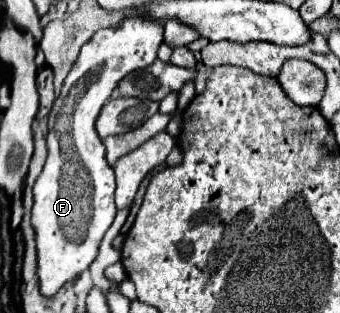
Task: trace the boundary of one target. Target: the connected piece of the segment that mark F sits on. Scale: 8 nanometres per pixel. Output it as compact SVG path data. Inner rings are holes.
M128 16L118 26L98 30L96 36L82 46L54 102L48 116L48 158L34 184L32 210L38 276L44 296L56 294L64 282L74 280L94 262L98 246L114 222L116 180L114 170L106 162L104 144L96 132L96 120L116 84L128 72L146 68L156 60L158 46L164 42L162 28L162 22L150 20L148 16Z

